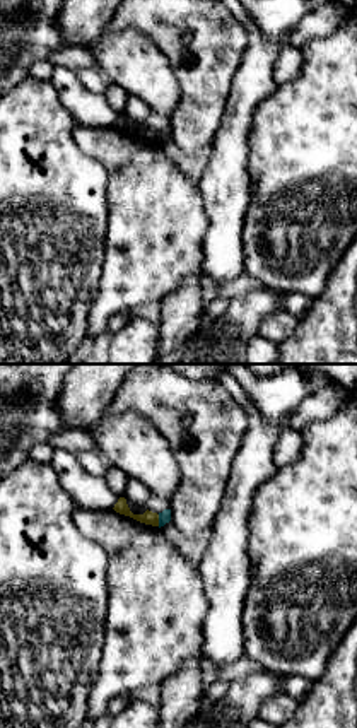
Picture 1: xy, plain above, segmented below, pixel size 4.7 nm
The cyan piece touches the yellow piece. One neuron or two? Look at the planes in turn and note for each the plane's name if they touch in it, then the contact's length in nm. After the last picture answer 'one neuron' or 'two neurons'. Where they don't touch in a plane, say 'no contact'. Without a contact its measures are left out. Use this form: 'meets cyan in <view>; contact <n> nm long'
meets cyan in xy; contact 60 nm long

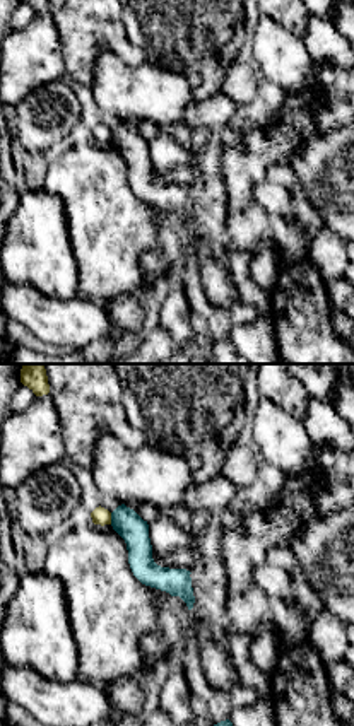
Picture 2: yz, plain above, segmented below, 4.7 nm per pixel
meets cyan in yz; contact 60 nm long

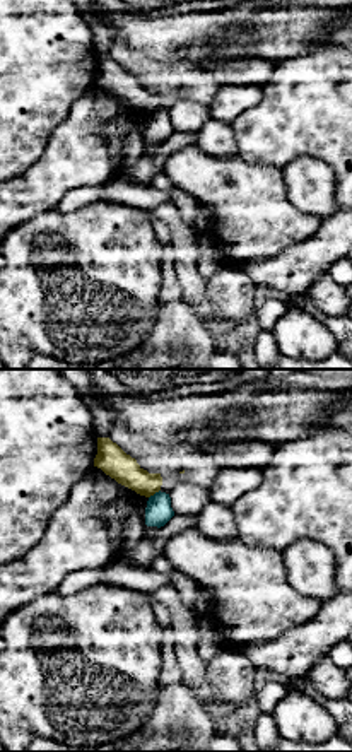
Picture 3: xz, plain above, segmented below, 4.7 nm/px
meets cyan in xz; contact 70 nm long

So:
two neurons

